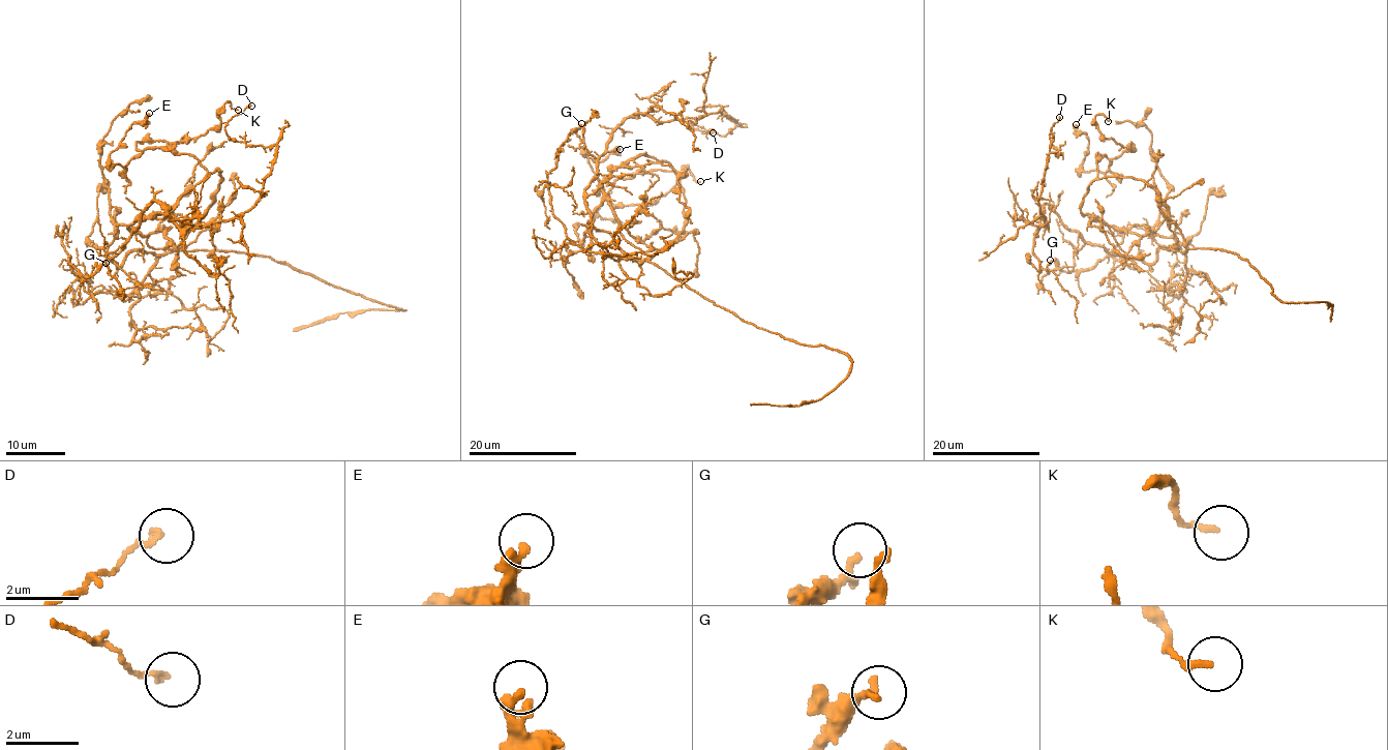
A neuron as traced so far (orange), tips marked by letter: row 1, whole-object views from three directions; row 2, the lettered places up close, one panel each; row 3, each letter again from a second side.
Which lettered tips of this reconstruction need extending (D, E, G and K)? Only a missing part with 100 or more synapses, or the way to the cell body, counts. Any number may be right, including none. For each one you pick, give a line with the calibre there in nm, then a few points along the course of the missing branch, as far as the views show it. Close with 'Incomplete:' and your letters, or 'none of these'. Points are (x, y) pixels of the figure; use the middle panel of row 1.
Incomplete: none of these

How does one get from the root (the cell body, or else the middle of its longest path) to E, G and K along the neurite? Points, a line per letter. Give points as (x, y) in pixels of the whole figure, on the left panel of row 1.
E: (133, 249), (174, 249), (220, 180), (194, 157), (160, 149), (115, 164), (109, 154), (149, 113)
G: (133, 249), (149, 251), (155, 265), (128, 294), (91, 294), (68, 259), (84, 276), (106, 263)
K: (133, 249), (174, 249), (220, 180), (192, 156), (137, 141), (187, 143), (220, 123), (227, 102), (238, 110)

